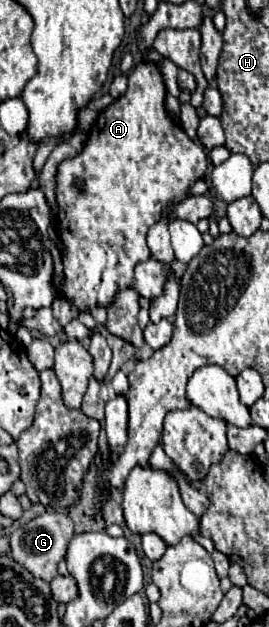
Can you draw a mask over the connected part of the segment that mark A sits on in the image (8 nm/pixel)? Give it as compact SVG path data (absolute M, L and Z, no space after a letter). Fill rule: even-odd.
M147 62L137 64L137 66L133 68L133 72L129 74L129 88L127 88L127 92L125 92L121 98L117 98L109 108L105 108L105 110L99 114L95 126L91 128L91 132L89 132L89 136L87 136L87 148L83 148L83 152L81 152L79 156L75 156L75 160L65 160L63 164L59 164L59 170L57 170L57 206L59 206L59 210L57 210L55 226L57 226L59 240L61 240L61 244L63 244L63 254L61 254L63 278L59 278L57 272L53 272L51 284L53 284L53 288L57 290L57 294L63 296L63 298L67 298L67 300L71 300L79 312L89 312L91 306L111 306L113 300L115 300L115 296L117 296L117 292L127 290L127 288L133 286L133 268L135 268L135 264L141 262L141 260L149 260L149 258L151 258L151 252L149 252L149 246L147 246L147 232L161 220L161 216L163 216L165 210L173 208L173 206L179 204L181 200L185 200L185 198L189 196L191 186L193 186L199 178L203 178L205 172L207 172L207 154L205 154L203 146L195 144L195 142L183 132L183 128L181 128L179 124L175 126L173 118L169 116L169 112L167 112L167 108L165 108L165 94L167 94L167 88L165 88L165 82L163 82L163 76L161 76L159 68L157 68L155 64L147 64ZM77 178L85 180L85 190L83 190L83 192L77 192L75 186L73 186L73 182L75 182Z

